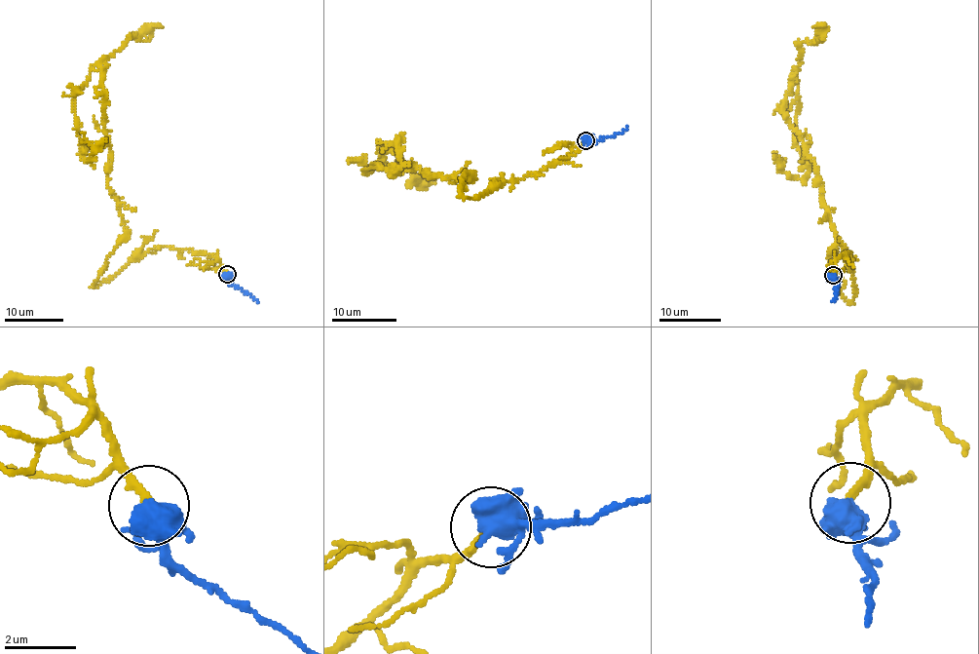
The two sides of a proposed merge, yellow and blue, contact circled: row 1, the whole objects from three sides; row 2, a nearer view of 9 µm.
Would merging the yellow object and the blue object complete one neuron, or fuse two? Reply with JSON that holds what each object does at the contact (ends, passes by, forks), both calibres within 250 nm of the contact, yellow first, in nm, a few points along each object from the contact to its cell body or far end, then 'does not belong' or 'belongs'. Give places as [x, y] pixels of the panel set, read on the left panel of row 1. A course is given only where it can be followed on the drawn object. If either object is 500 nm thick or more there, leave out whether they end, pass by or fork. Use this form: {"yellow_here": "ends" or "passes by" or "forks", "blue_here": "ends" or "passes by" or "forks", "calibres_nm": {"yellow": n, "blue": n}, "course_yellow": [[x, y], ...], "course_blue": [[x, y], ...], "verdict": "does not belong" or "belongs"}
{"yellow_here": "ends", "blue_here": "forks", "calibres_nm": {"yellow": 200, "blue": 460}, "course_yellow": [[226, 274], [209, 253], [163, 247], [95, 285], [126, 233], [97, 65], [72, 102], [88, 163], [82, 132]], "course_blue": [[226, 274], [258, 303]], "verdict": "belongs"}

